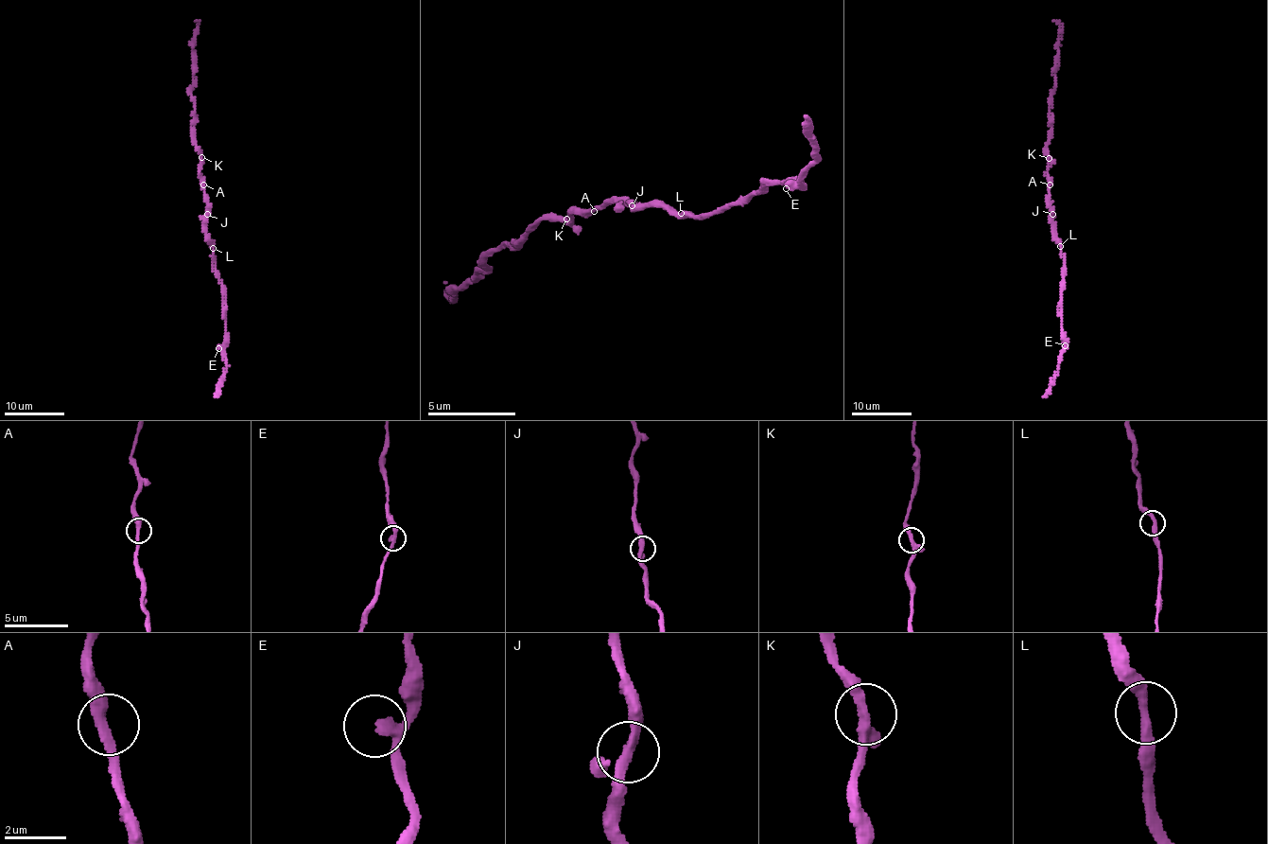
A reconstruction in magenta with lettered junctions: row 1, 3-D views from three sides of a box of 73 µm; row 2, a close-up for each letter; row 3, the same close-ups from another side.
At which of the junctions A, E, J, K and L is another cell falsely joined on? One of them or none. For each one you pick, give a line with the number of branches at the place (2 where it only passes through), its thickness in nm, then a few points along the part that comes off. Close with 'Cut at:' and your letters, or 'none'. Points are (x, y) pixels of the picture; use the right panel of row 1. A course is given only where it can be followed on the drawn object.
Cut at: none

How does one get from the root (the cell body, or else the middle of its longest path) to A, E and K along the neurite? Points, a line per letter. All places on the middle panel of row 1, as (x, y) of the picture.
A: (630, 202), (622, 205), (616, 202), (607, 203), (594, 211)
E: (630, 202), (657, 202), (681, 217), (696, 217), (788, 180), (801, 185), (786, 188)
K: (630, 202), (622, 205), (616, 202), (607, 203), (589, 213), (566, 217), (571, 219), (567, 219)

